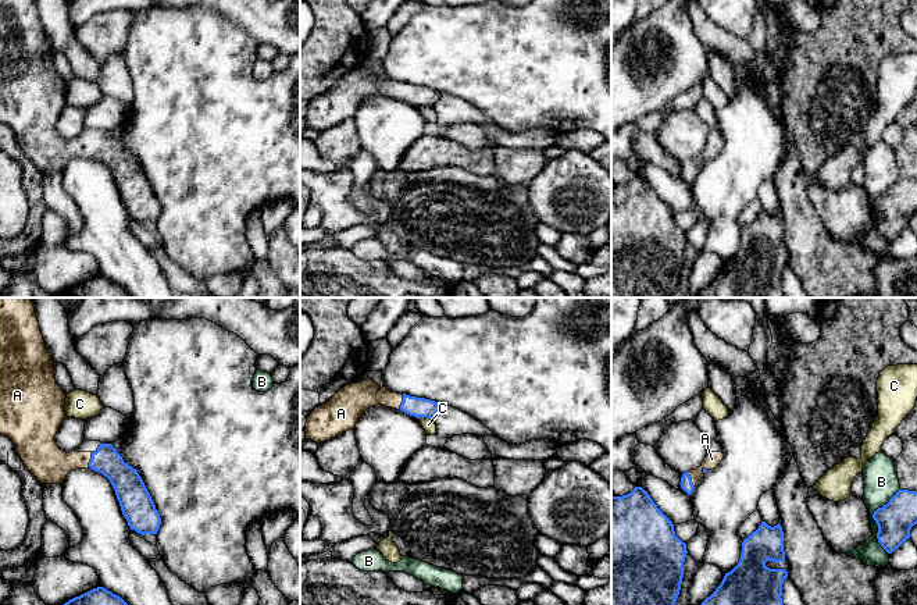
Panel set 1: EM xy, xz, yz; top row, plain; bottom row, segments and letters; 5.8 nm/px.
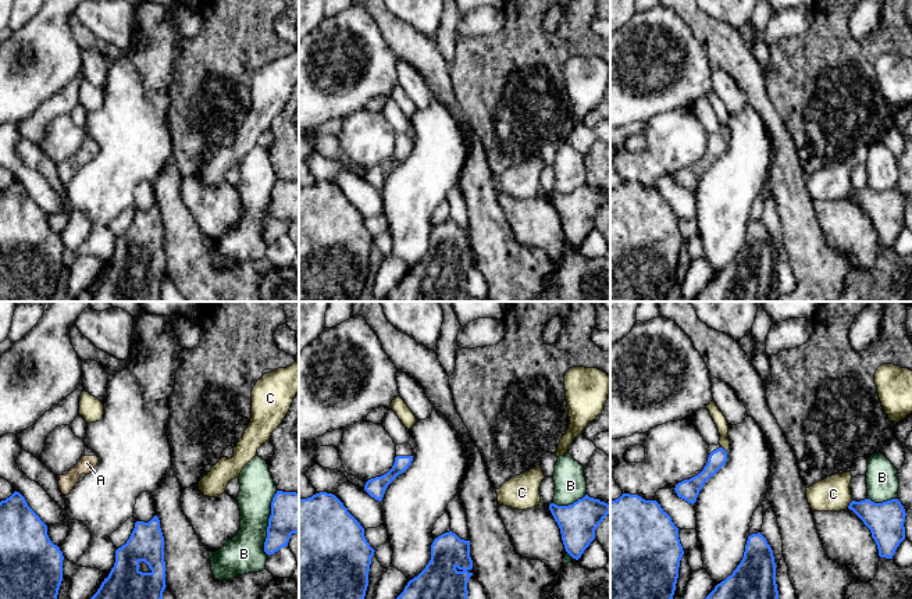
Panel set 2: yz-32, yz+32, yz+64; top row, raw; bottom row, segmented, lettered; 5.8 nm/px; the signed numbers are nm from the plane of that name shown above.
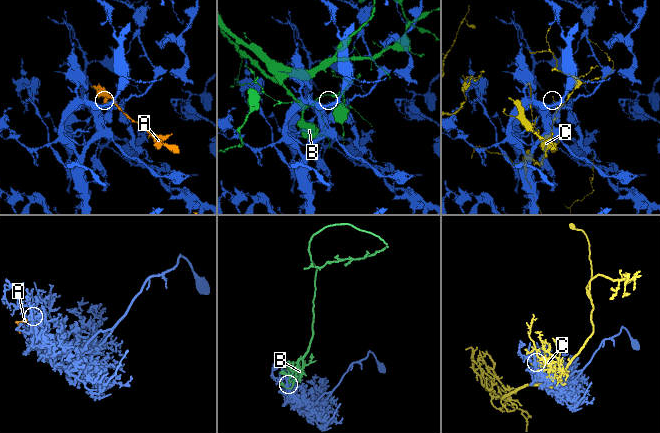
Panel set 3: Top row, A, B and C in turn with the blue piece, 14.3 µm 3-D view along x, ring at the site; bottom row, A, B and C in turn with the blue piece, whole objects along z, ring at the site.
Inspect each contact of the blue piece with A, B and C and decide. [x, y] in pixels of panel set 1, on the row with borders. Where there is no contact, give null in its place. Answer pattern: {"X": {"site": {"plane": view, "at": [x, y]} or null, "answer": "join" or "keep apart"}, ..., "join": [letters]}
{"A": {"site": {"plane": "xy", "at": [91, 461]}, "answer": "join"}, "B": {"site": {"plane": "yz", "at": [874, 519]}, "answer": "keep apart"}, "C": {"site": {"plane": "xz", "at": [425, 416]}, "answer": "keep apart"}, "join": ["A"]}

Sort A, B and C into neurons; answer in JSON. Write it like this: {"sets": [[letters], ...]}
{"sets": [["A"], ["B"], ["C"]]}

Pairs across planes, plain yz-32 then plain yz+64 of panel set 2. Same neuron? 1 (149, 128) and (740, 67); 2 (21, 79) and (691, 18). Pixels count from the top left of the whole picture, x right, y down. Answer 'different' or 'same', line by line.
1: different
2: different

